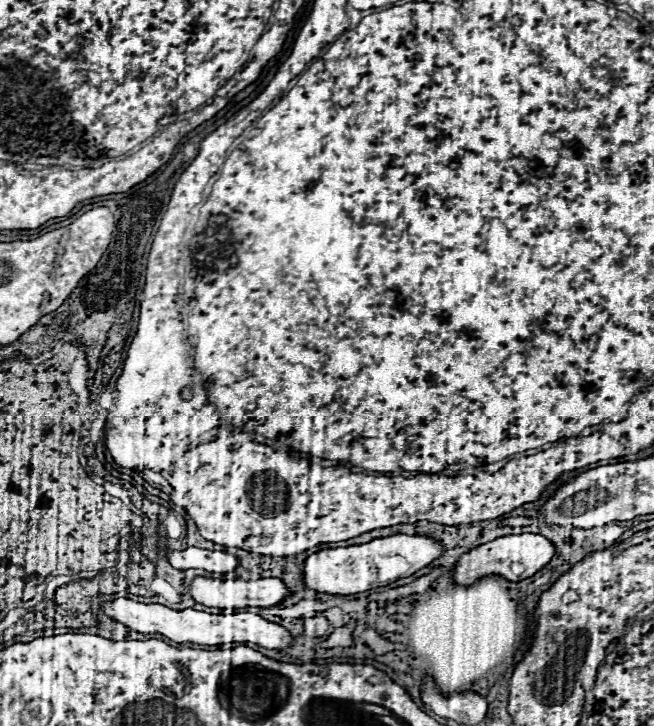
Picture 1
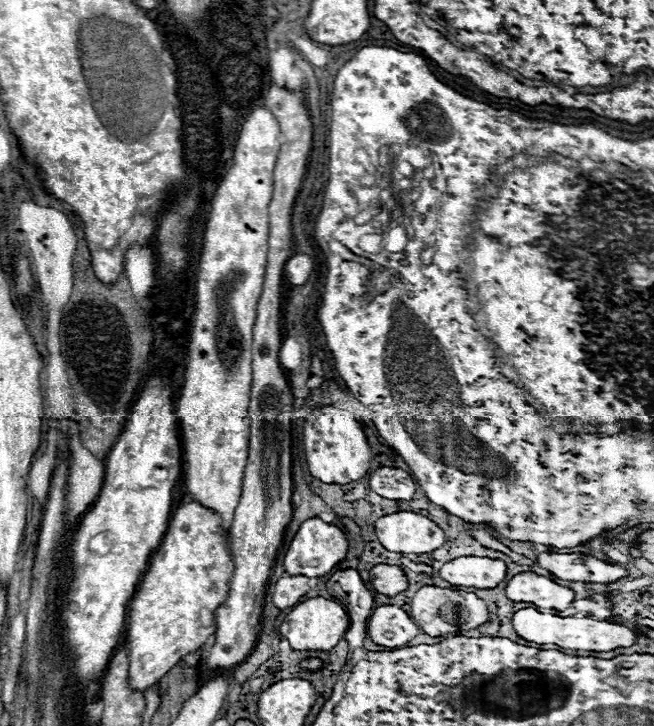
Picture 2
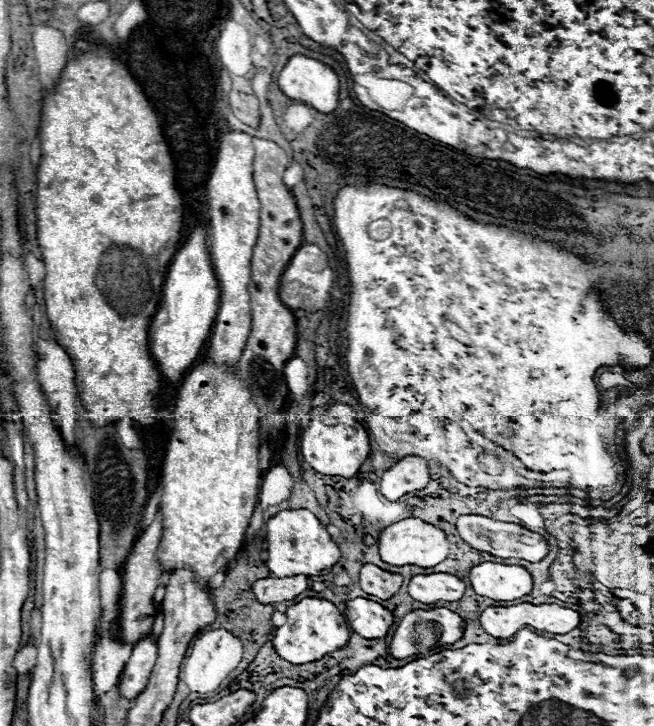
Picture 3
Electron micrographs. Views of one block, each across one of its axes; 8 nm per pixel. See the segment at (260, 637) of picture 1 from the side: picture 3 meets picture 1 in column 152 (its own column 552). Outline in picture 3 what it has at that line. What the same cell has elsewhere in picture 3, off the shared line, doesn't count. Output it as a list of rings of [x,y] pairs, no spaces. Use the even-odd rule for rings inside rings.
[[[514,604],[514,606],[490,606],[480,614],[480,626],[484,628],[484,632],[488,632],[494,638],[510,638],[514,636],[518,630],[532,626],[536,630],[542,632],[552,632],[552,634],[568,634],[572,630],[576,630],[580,626],[580,614],[576,610],[570,608],[562,608],[558,604]]]

